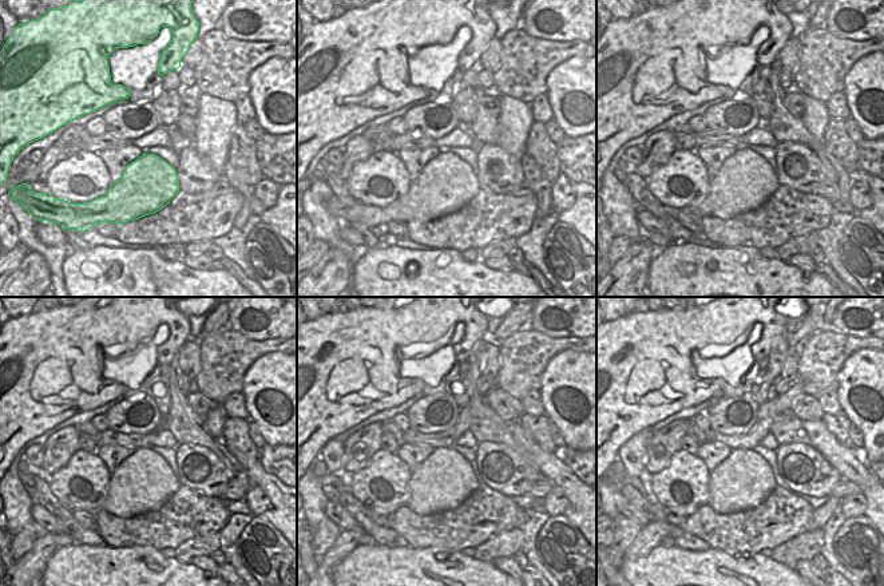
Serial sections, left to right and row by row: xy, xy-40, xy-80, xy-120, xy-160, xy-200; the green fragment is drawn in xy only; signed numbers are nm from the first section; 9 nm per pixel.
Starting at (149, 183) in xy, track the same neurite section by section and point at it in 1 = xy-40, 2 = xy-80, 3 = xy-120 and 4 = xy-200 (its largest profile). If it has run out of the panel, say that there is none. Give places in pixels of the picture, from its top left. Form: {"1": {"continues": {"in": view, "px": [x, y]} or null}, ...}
{"1": {"continues": {"in": "xy-40", "px": [447, 183]}}, "2": {"continues": {"in": "xy-80", "px": [745, 181]}}, "3": {"continues": {"in": "xy-120", "px": [143, 482]}}, "4": {"continues": {"in": "xy-200", "px": [744, 479]}}}

